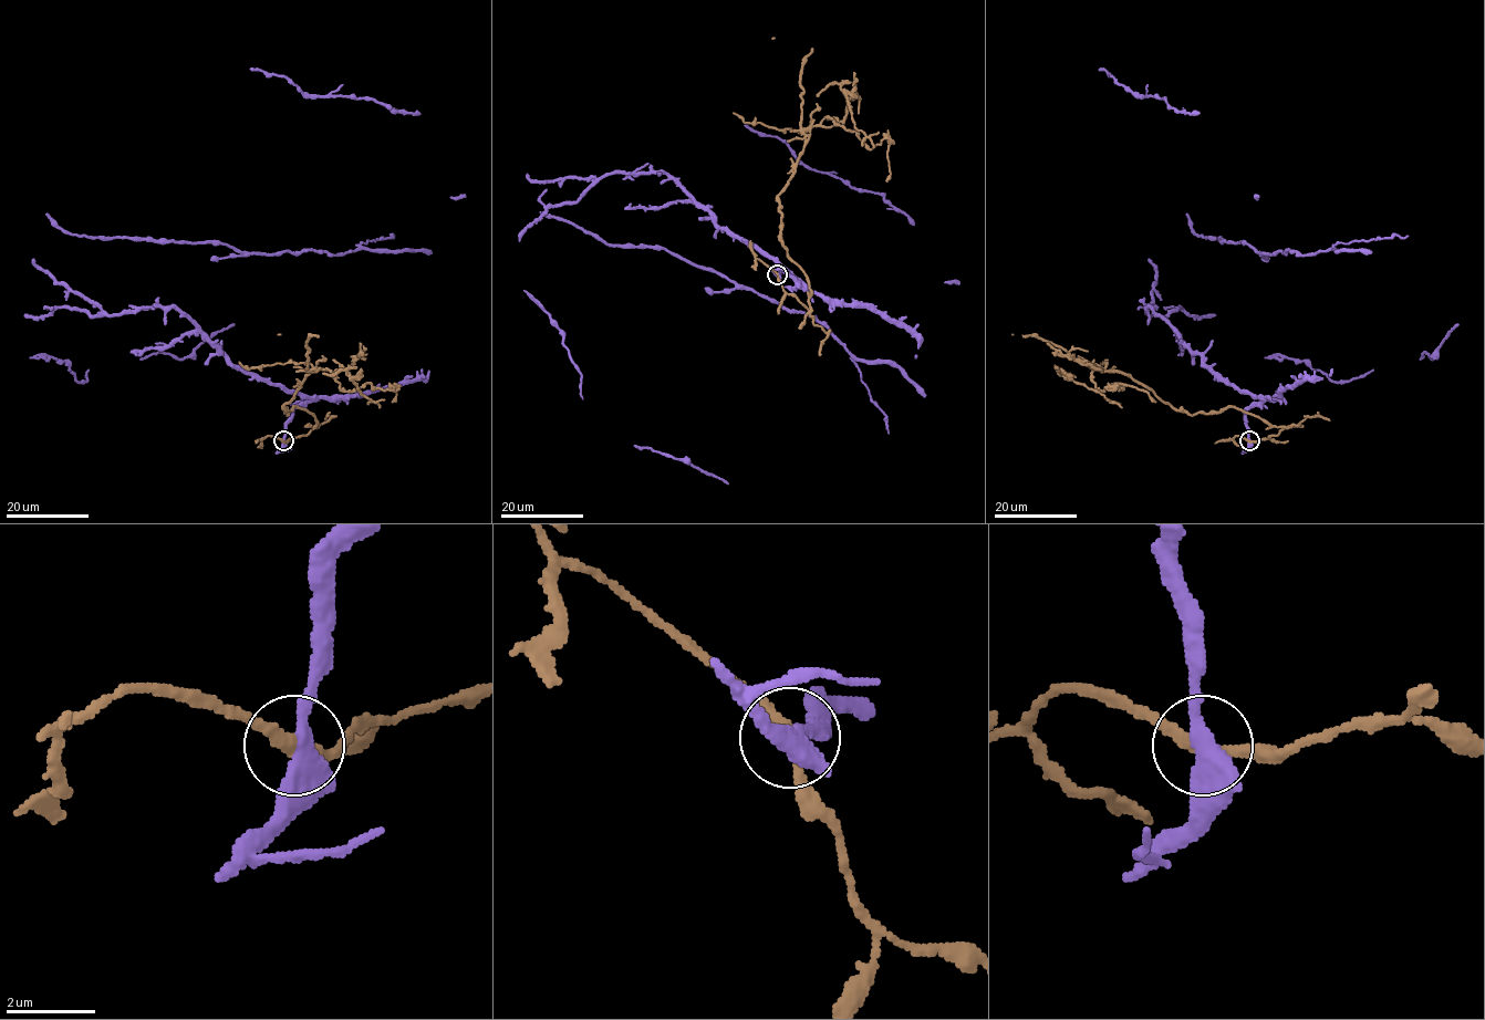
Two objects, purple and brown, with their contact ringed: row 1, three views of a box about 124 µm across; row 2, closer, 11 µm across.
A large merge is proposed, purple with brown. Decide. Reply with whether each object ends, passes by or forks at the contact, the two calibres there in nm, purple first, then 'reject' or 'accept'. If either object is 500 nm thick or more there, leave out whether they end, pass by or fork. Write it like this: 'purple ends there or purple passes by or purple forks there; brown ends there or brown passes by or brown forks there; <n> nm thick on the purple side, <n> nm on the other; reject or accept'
purple passes by; brown passes by; 440 nm thick on the purple side, 240 nm on the other; reject

